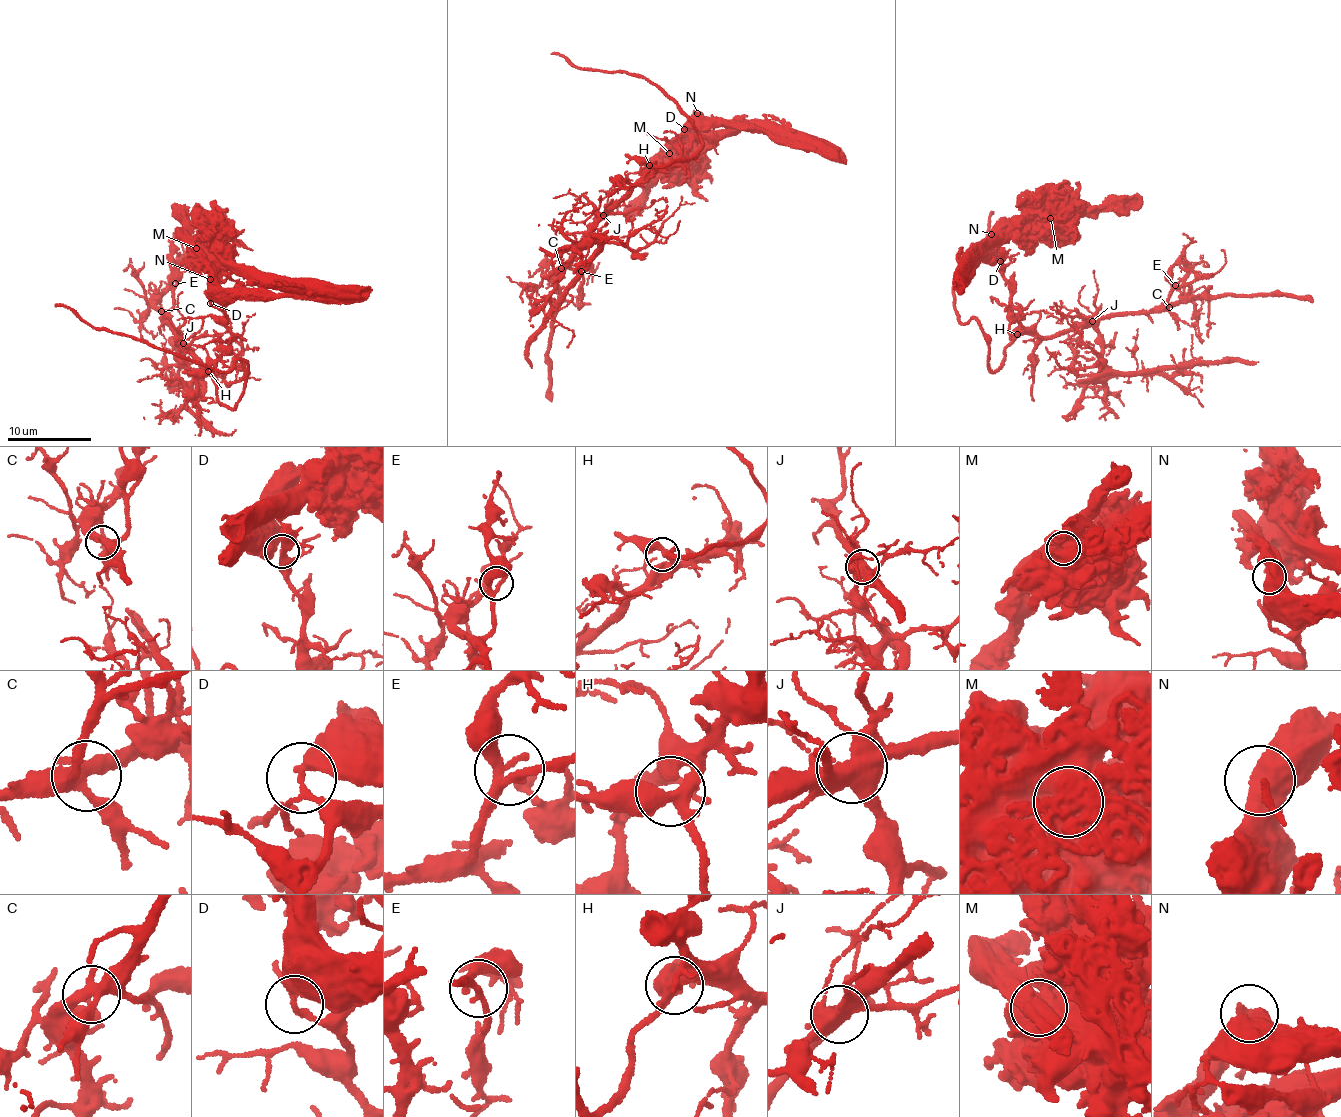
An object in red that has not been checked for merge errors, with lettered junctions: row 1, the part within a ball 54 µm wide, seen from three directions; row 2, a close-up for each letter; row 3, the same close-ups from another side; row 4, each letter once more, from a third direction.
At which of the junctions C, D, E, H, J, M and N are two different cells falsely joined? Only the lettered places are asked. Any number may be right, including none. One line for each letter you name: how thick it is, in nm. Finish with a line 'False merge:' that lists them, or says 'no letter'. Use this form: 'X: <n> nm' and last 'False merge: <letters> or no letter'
D: 160 nm
J: 550 nm
M: 1300 nm
False merge: D, J, M

